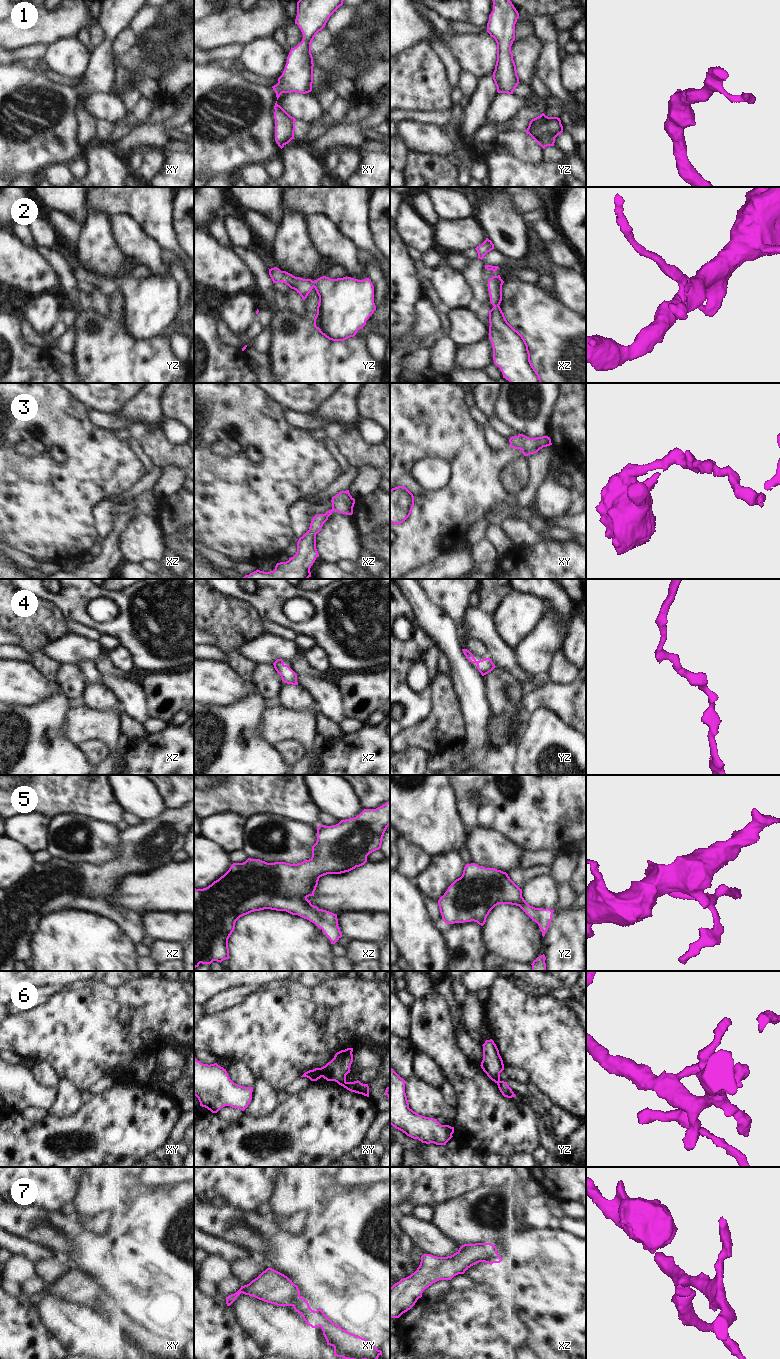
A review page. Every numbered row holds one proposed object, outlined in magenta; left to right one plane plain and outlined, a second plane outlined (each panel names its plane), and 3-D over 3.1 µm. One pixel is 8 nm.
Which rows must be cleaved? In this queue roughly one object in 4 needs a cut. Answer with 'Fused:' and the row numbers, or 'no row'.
Fused: 6, 7

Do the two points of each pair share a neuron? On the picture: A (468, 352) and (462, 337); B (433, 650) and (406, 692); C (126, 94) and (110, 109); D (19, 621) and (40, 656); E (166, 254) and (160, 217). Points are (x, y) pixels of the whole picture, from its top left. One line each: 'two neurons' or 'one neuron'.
A: two neurons
B: one neuron
C: two neurons
D: one neuron
E: two neurons

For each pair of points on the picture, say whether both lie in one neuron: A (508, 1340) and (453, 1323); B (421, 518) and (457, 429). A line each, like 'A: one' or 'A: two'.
A: one
B: one

